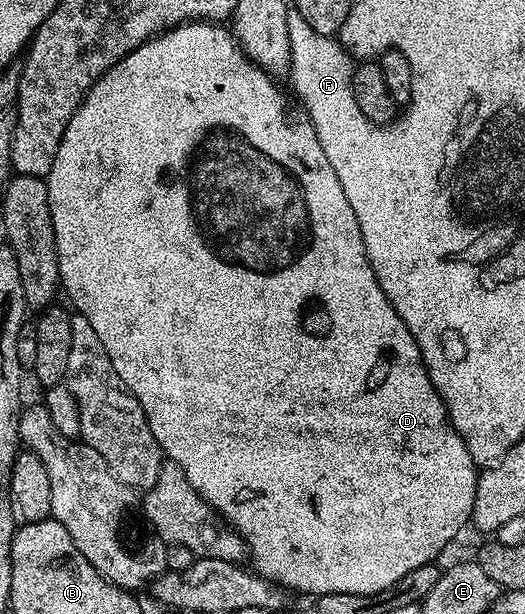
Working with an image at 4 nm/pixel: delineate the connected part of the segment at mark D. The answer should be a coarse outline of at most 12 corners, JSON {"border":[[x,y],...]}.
{"border":[[224,25],[90,88],[61,286],[286,591],[470,525],[309,114]]}

